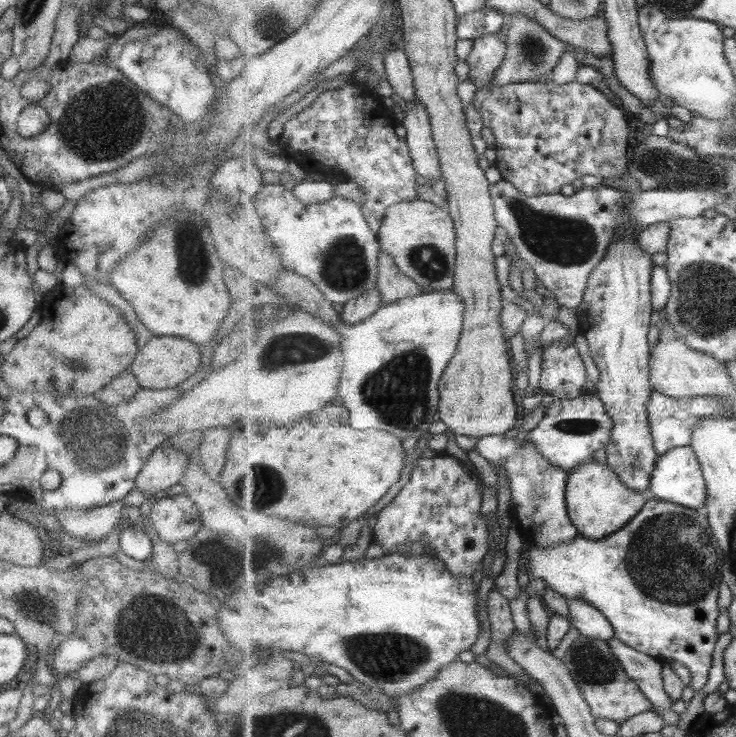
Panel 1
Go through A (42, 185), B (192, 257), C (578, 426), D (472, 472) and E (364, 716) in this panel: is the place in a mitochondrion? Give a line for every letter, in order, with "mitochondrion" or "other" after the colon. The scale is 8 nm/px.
A: other
B: mitochondrion
C: mitochondrion
D: other
E: other

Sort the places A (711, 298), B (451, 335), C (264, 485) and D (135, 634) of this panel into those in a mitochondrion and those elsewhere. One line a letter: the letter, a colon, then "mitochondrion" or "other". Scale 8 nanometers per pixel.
A: mitochondrion
B: other
C: mitochondrion
D: mitochondrion

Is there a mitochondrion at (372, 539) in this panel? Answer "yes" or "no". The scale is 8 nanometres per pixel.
no

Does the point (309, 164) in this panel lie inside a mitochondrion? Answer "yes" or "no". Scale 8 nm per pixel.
no

